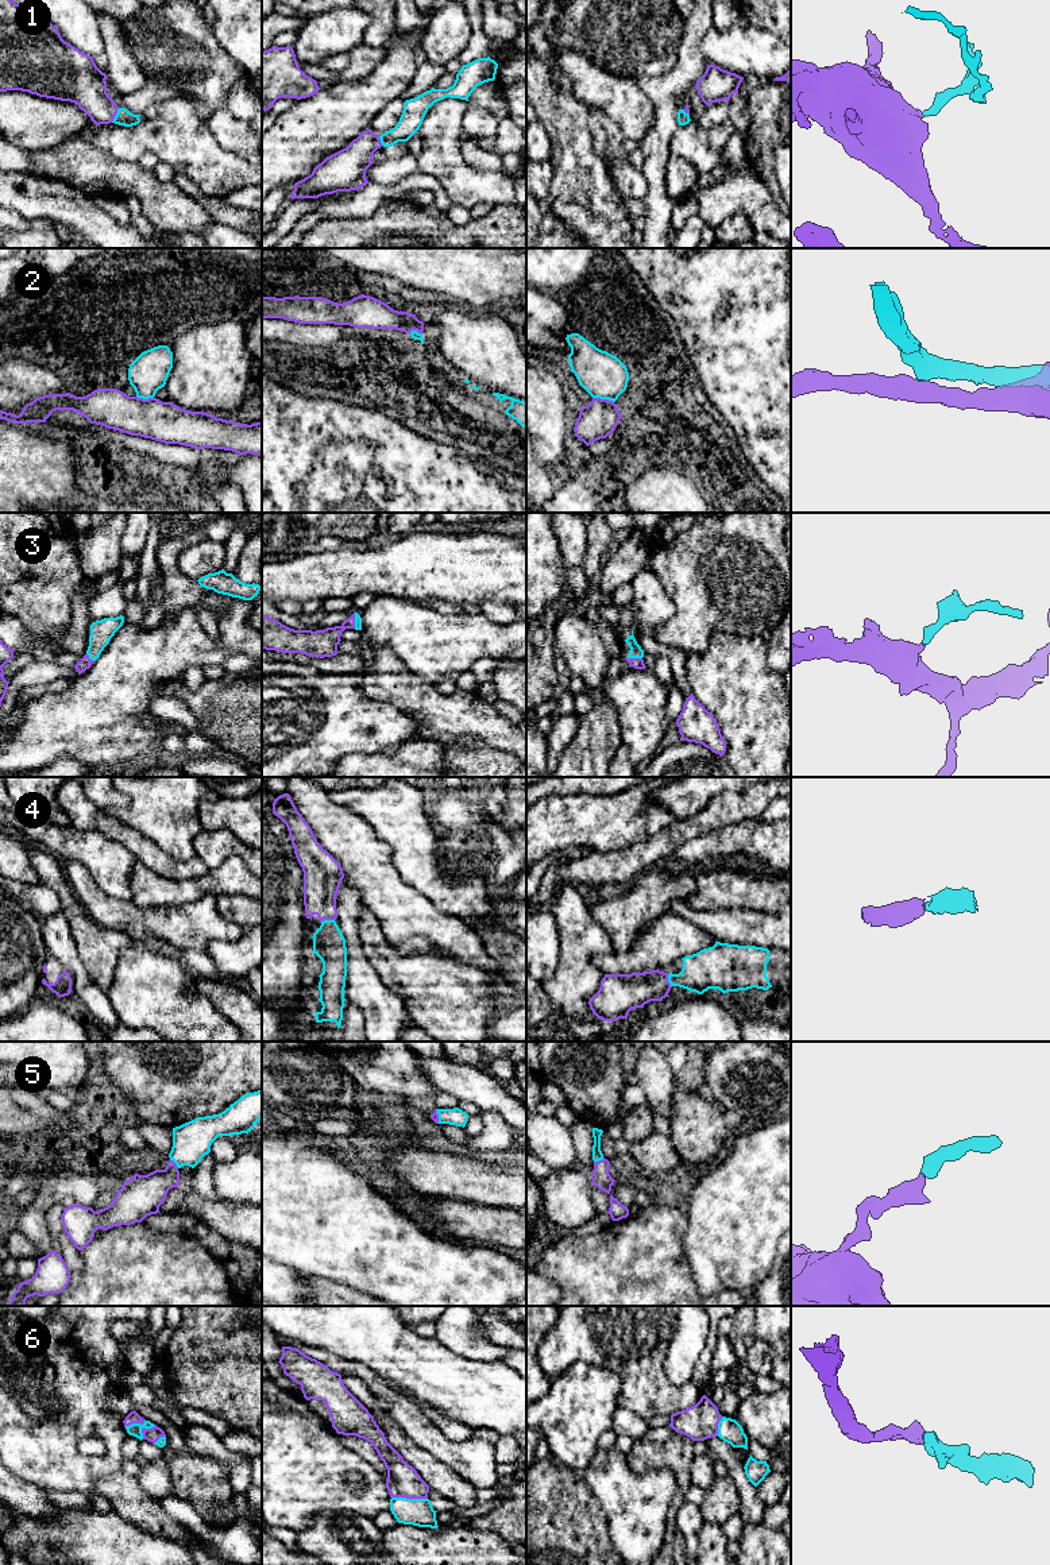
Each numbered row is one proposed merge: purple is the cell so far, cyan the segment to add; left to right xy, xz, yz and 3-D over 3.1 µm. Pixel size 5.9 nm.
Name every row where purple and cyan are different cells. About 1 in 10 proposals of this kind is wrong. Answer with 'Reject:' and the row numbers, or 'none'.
Reject: 2

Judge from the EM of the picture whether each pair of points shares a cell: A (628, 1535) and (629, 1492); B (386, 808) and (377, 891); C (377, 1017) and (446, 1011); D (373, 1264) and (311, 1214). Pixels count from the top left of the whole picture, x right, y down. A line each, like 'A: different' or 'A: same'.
A: same
B: different
C: different
D: same

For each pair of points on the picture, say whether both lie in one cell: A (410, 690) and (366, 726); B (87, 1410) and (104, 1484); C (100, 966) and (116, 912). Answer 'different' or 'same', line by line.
A: different
B: different
C: different

